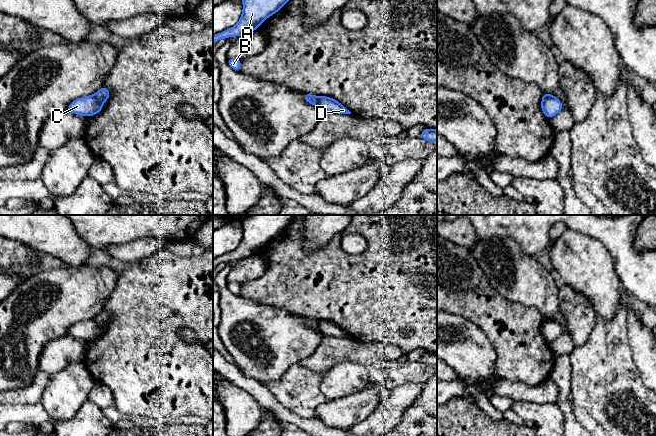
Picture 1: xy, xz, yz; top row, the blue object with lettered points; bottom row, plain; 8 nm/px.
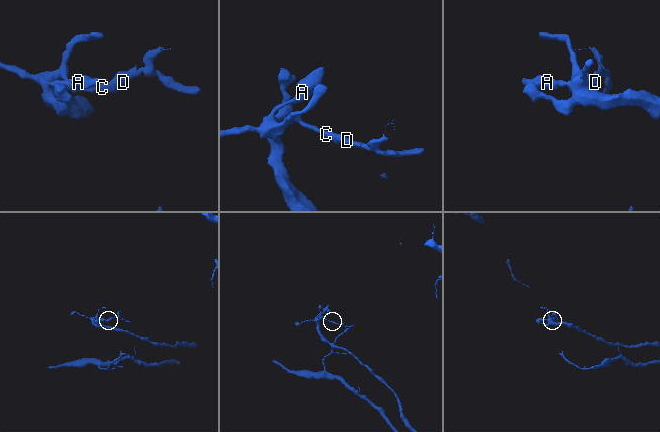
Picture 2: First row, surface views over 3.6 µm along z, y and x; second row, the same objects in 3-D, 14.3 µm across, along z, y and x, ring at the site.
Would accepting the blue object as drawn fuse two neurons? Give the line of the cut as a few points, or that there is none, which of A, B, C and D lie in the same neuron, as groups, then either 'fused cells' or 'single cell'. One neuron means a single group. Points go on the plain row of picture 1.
xz (319, 320), (319, 329), (324, 335) | A B C / D | fused cells

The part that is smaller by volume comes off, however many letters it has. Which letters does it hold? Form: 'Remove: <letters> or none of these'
Remove: D

